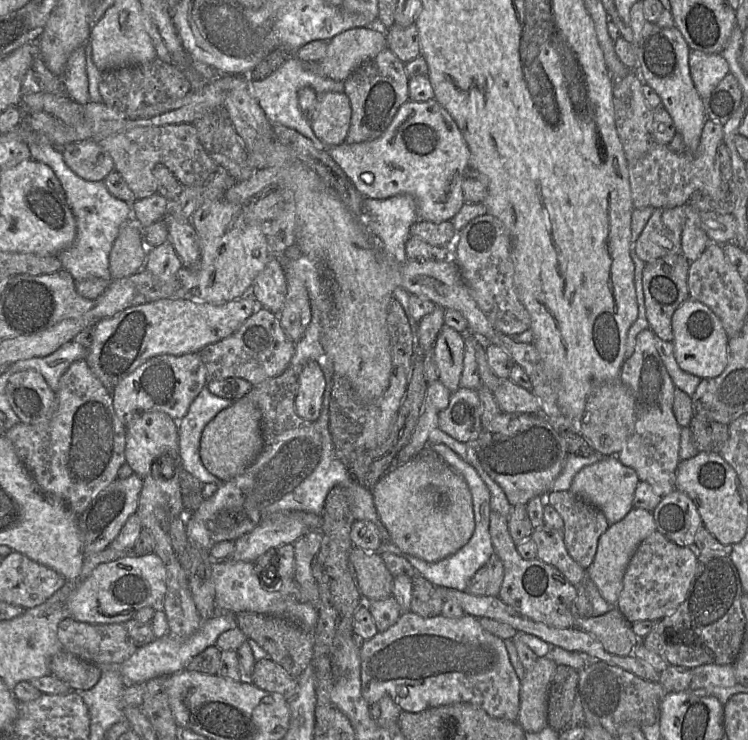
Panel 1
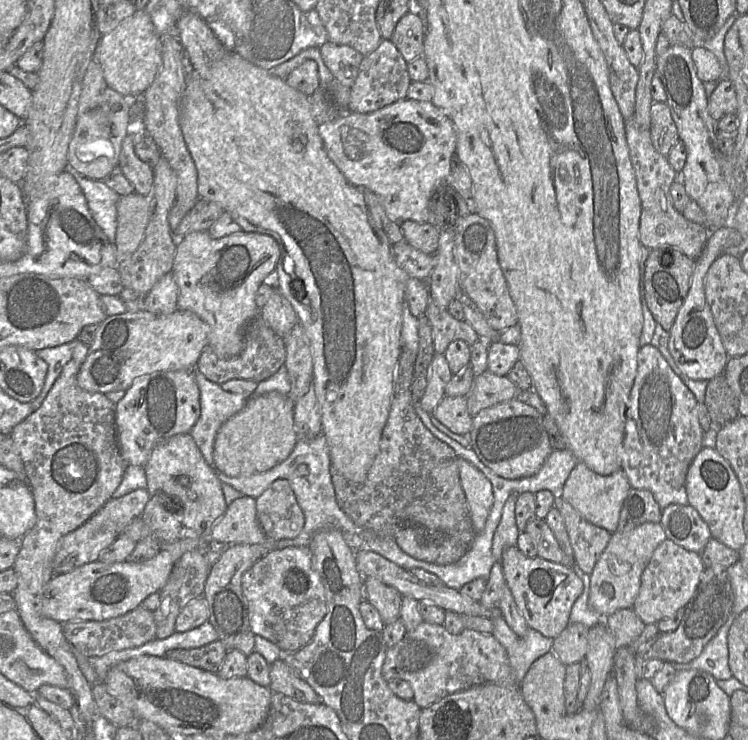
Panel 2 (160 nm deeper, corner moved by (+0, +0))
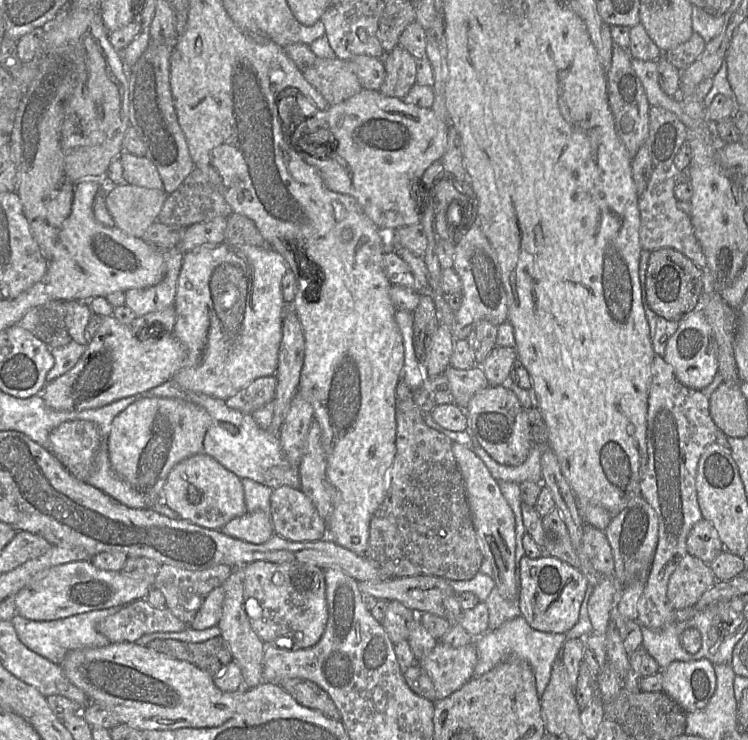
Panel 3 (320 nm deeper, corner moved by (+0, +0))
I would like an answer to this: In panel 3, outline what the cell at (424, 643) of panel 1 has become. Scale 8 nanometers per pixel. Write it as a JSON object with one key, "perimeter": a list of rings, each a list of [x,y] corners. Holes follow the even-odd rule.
{"perimeter":[[[438,640],[433,650],[416,664],[431,678],[436,701],[442,700],[474,677],[477,664],[475,643],[455,648]]]}

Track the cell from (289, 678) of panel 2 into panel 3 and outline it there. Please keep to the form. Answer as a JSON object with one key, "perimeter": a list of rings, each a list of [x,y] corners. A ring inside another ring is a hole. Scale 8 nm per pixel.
{"perimeter":[[[290,678],[281,681],[280,686],[301,705],[318,710],[330,719],[341,720],[341,714],[329,694],[314,682]]]}

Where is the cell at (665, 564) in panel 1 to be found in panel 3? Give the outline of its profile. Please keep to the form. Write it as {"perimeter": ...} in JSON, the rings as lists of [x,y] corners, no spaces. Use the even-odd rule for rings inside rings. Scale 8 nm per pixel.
{"perimeter":[[[687,554],[670,576],[667,598],[675,611],[693,607],[716,581],[708,564]]]}

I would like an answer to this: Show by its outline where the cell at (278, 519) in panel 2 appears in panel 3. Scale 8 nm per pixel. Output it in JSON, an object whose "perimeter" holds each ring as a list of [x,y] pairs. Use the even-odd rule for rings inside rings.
{"perimeter":[[[281,486],[270,497],[270,519],[274,533],[294,542],[327,538],[327,525],[301,489]]]}

